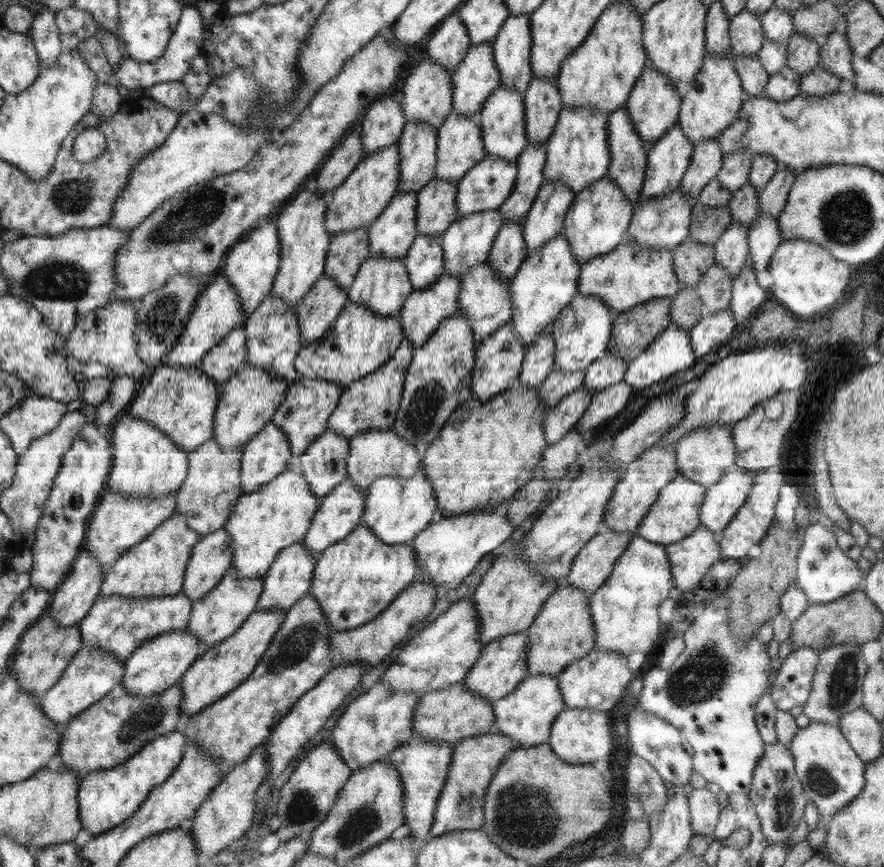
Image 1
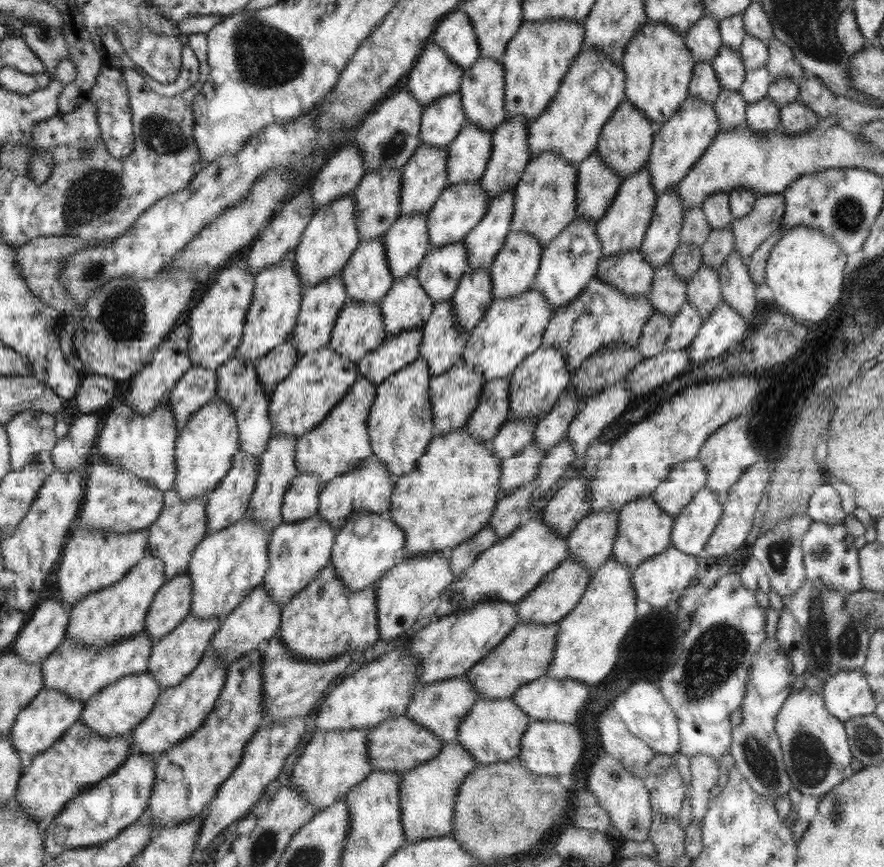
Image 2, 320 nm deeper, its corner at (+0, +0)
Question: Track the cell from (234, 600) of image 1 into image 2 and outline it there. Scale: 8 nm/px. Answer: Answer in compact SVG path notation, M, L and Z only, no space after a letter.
M189 614L175 630L153 644L146 671L159 682L162 690L182 682L198 666L206 649L210 648L209 642L214 638L214 634L218 632L222 620L223 618L220 616L198 618Z

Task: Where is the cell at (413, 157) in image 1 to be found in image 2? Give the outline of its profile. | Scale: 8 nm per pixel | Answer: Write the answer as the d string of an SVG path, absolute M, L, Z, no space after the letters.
M385 168L376 172L366 172L353 190L356 207L353 217L360 241L383 236L400 216L401 170L402 168Z

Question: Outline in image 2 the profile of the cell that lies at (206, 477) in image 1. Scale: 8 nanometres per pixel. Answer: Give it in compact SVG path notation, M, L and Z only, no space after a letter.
M176 488L164 493L160 516L147 528L147 553L157 556L164 563L166 581L185 574L188 563L192 558L192 551L207 534L206 505L208 494L192 499L182 499L176 493Z

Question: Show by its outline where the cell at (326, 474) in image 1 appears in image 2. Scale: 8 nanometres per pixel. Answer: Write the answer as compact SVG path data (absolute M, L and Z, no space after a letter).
M298 473L284 494L281 515L283 522L298 522L317 514L320 479L315 474Z

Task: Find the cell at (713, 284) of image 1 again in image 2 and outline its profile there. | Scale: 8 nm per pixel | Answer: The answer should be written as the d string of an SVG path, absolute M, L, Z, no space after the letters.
M689 300L684 303L677 315L672 318L665 352L676 352L688 347L704 321Z

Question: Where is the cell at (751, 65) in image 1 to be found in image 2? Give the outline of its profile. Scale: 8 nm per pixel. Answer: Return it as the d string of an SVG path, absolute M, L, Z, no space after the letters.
M724 88L720 91L718 98L713 103L719 126L718 132L725 130L724 126L739 127L746 120L747 102L738 90Z

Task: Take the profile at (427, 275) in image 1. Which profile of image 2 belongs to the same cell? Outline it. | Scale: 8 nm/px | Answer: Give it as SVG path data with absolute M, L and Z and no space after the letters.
M414 273L396 278L390 290L379 301L386 334L400 334L413 328L423 328L434 305Z

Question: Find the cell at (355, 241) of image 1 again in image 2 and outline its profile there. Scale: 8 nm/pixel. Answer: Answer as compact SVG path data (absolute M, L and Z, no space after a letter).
M341 275L333 276L319 282L316 286L303 289L301 307L295 327L292 329L293 343L300 352L300 357L316 352L328 346L331 339L331 332L334 330L338 313L343 310L348 302L344 283Z

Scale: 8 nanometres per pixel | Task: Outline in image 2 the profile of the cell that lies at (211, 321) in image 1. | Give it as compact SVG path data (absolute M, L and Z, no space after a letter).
M185 318L173 329L169 337L155 351L149 364L131 379L130 391L124 402L136 411L136 415L146 416L159 406L160 401L172 392L176 382L186 374L187 370L193 367L192 359L188 357L189 326Z

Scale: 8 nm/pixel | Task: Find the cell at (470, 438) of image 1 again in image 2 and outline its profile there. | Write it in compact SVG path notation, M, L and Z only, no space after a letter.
M464 428L432 437L424 454L417 460L415 469L397 478L387 512L387 516L405 532L405 547L409 556L457 547L488 524L500 498L501 460L491 451L489 443L479 438L477 441Z

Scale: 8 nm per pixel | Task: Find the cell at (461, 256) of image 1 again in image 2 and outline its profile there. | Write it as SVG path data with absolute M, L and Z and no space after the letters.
M465 242L430 247L414 275L435 304L456 292L459 280L470 271Z

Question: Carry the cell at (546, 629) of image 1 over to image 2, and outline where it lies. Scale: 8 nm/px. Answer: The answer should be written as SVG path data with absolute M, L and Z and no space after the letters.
M519 622L504 640L486 653L465 674L480 698L498 699L513 696L513 692L527 682L545 675L552 662L559 623L534 624Z

